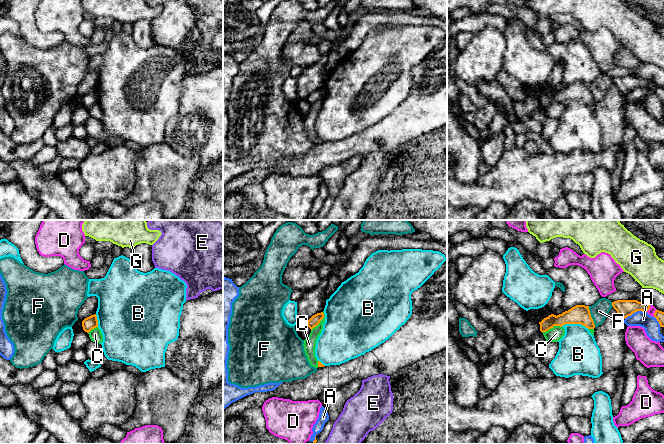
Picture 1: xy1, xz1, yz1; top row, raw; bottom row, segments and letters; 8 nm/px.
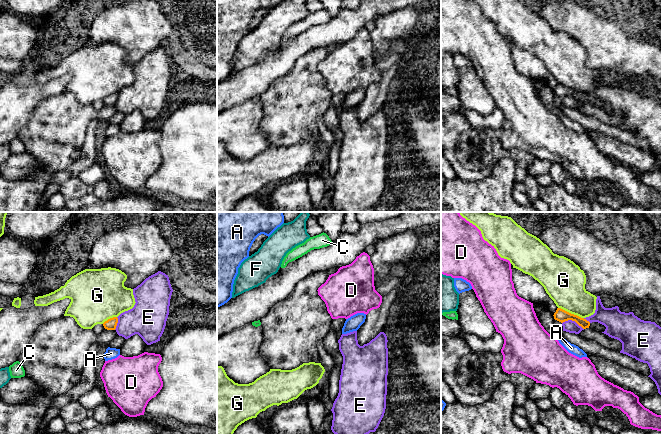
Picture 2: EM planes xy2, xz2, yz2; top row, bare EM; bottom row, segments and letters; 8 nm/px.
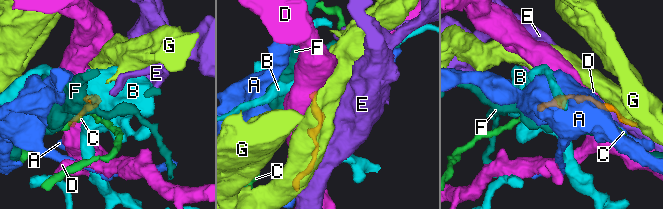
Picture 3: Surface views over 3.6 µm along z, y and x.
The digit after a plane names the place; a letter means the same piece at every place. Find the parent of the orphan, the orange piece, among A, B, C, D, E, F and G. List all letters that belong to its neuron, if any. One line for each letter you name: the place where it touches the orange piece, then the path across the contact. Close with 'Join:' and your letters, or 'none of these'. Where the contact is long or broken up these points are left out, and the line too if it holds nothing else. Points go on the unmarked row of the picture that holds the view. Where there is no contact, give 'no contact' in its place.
Join: none of these

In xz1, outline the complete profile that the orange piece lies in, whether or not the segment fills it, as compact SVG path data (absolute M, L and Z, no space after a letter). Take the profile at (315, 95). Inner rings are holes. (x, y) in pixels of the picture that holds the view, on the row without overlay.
M317 89L313 91L308 97L307 97L307 102L312 106L314 103L316 103L320 97L324 94L324 89Z

